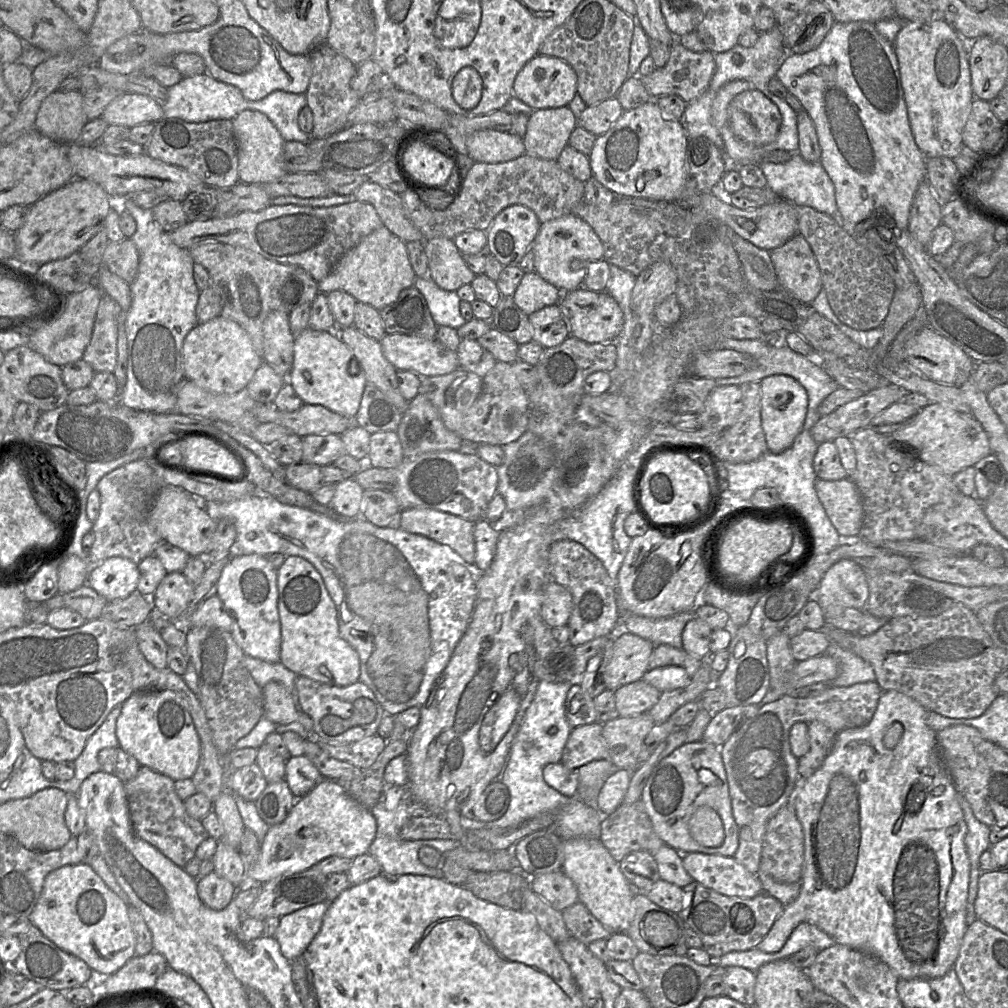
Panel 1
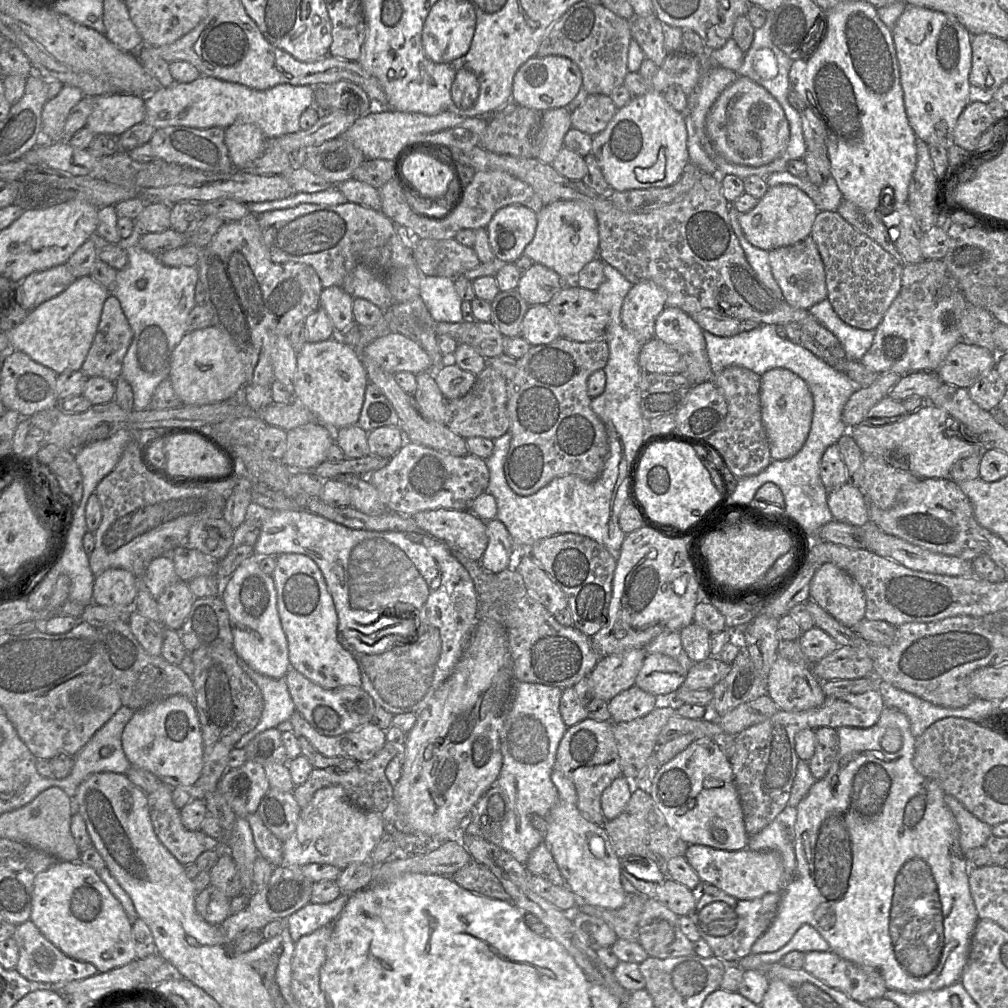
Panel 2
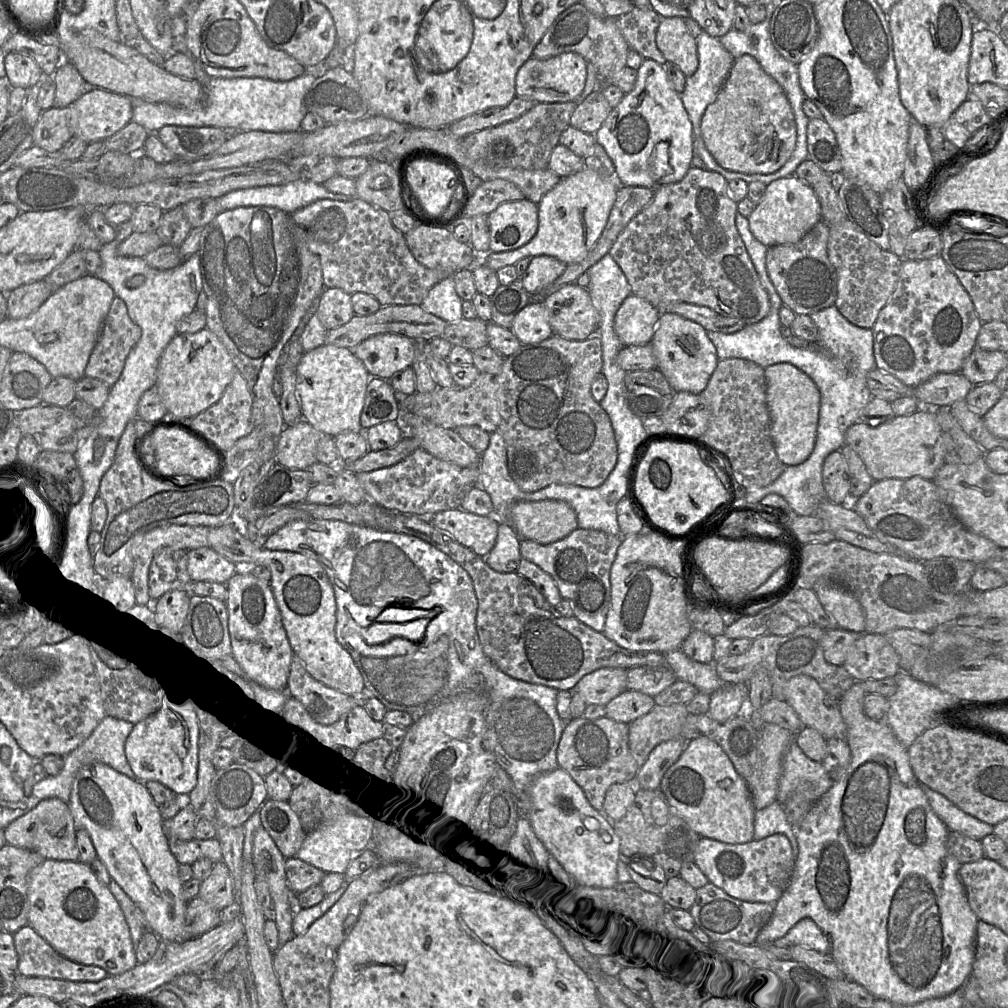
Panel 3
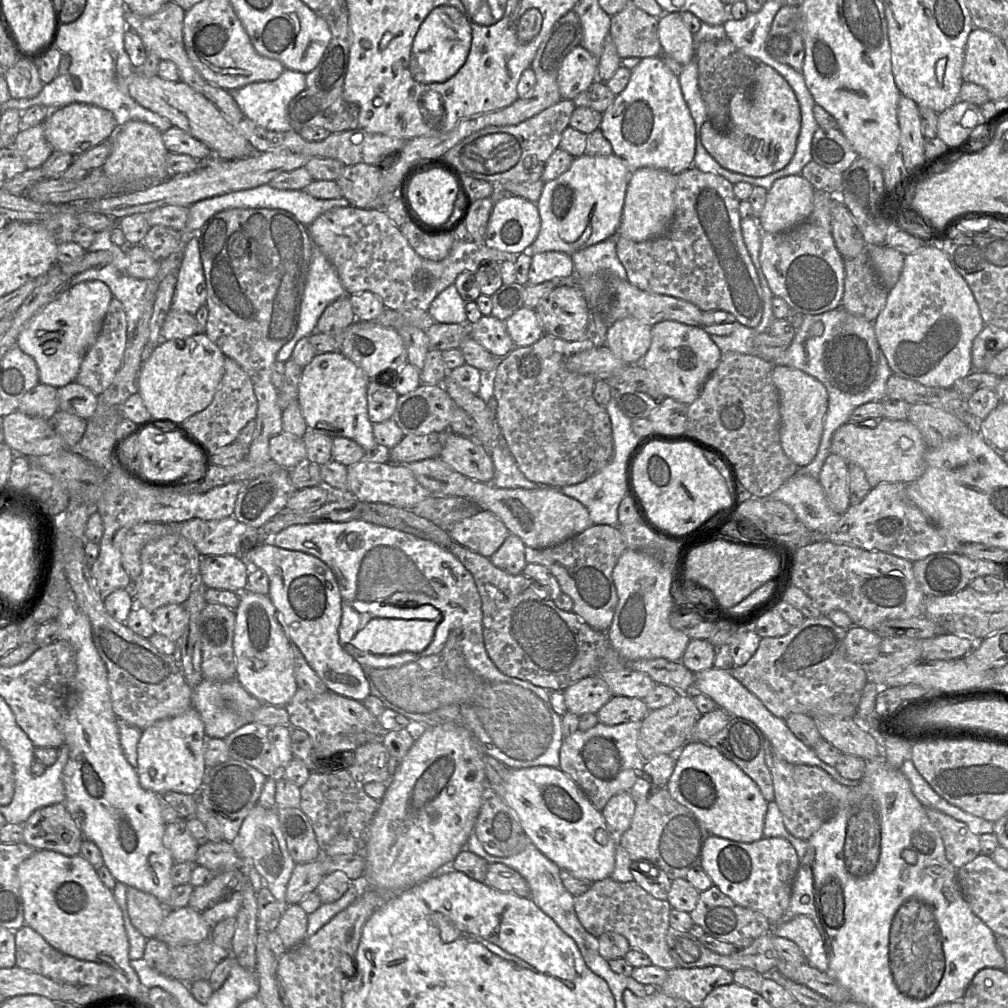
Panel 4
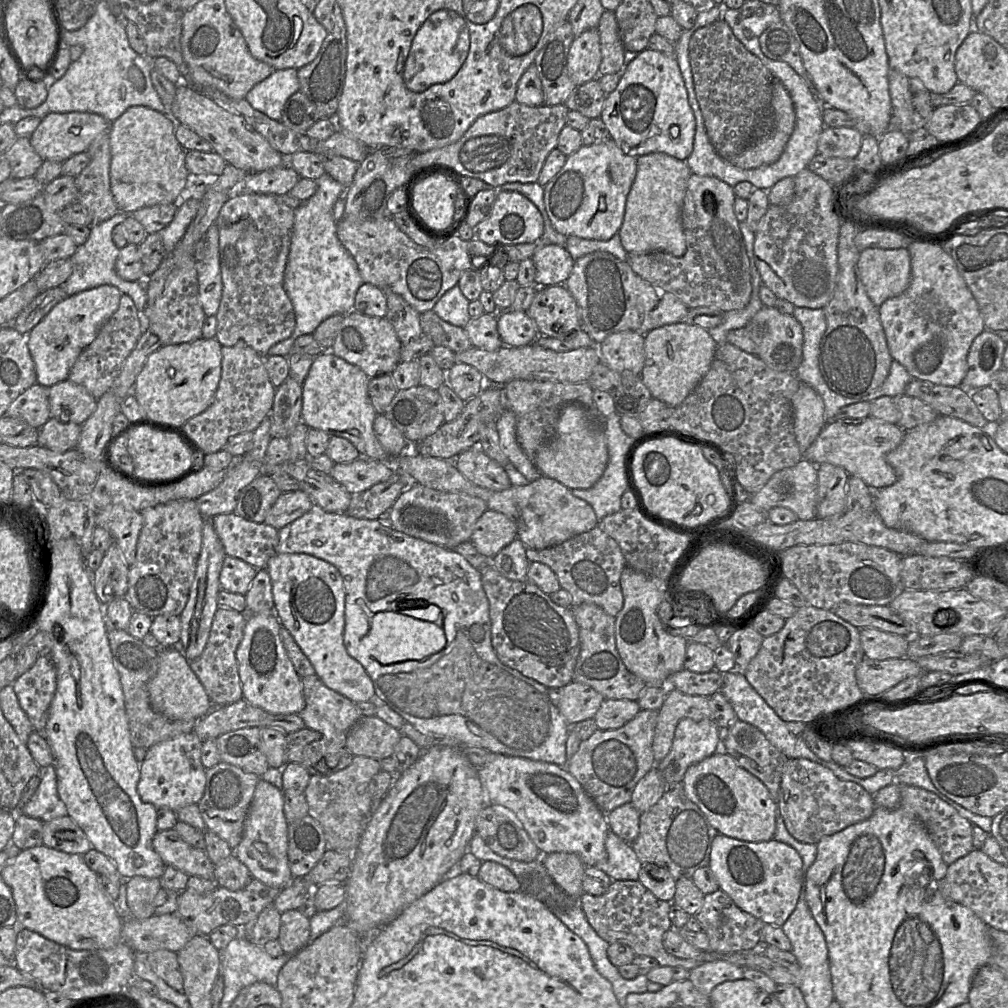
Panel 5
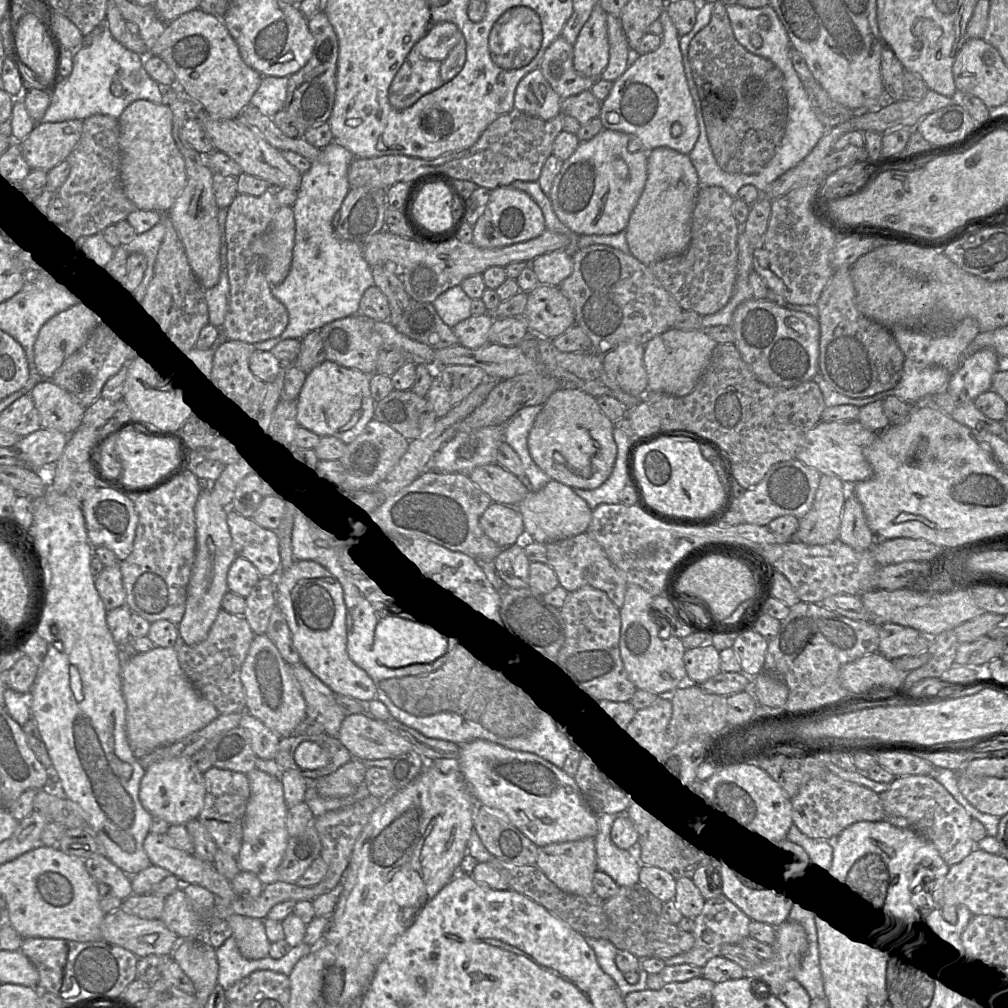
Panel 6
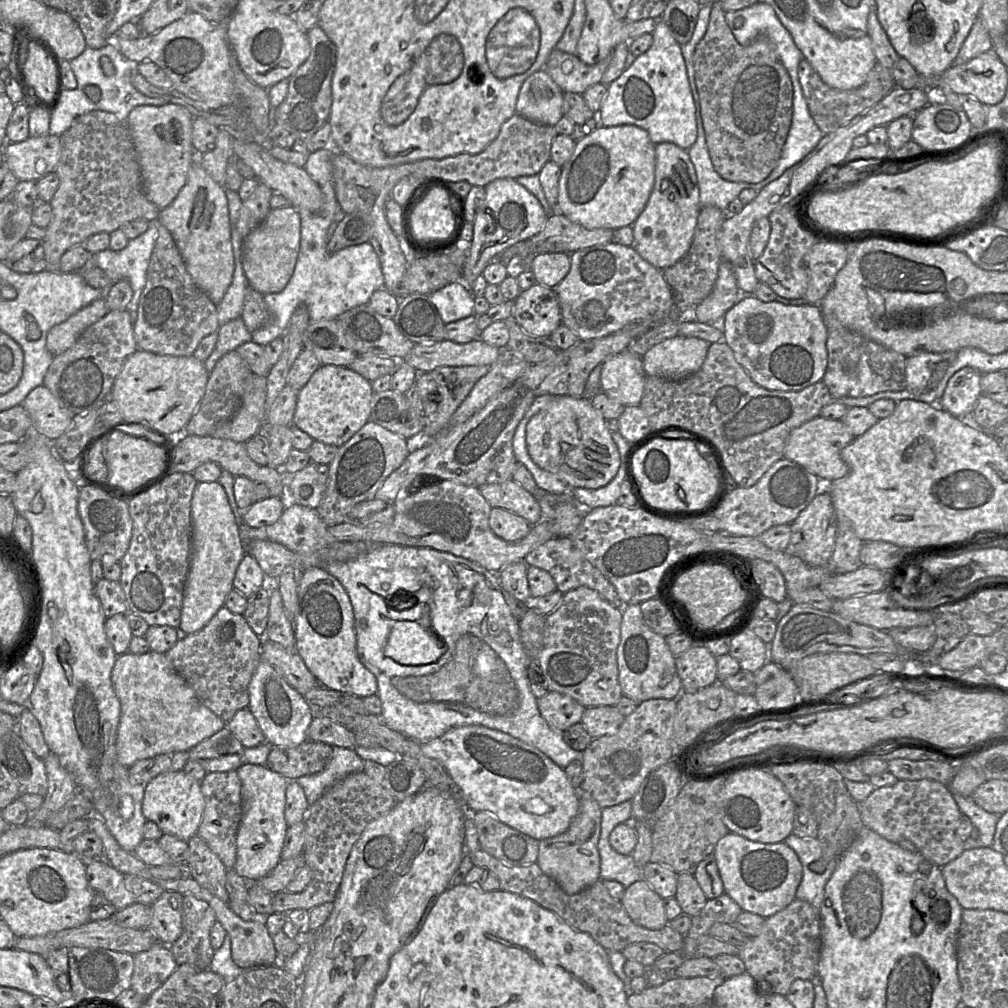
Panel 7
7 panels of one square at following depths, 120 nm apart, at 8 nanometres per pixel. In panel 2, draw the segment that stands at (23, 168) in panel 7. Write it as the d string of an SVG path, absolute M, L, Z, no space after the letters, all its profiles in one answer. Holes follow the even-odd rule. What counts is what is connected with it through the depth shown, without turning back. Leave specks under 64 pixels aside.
M114 93L94 98L94 107L86 127L95 135L119 136L145 119L144 96Z

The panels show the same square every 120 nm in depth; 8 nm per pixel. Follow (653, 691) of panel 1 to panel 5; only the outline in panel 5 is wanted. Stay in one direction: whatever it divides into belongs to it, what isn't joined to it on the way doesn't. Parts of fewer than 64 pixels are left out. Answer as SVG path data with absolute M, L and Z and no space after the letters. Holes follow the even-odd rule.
M605 699L594 716L600 730L614 730L632 720L641 710L637 701L628 699Z

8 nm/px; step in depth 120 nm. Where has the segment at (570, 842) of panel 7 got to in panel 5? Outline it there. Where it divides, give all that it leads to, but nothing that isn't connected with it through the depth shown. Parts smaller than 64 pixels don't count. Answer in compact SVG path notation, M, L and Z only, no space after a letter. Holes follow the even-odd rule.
M566 852L542 854L544 868L554 882L569 896L578 899L583 894L585 865L578 855Z

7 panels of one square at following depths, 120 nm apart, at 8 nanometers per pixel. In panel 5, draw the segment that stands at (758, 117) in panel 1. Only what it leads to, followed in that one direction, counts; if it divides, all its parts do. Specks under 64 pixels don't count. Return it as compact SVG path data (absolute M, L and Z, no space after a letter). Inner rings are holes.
M774 77L772 89L772 123L770 130L731 160L741 169L755 169L775 163L782 155L796 125L796 109L790 93Z

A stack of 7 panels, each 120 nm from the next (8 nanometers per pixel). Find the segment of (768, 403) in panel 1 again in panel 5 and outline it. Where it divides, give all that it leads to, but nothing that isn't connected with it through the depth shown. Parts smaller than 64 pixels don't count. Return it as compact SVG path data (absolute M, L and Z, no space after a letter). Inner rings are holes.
M801 383L792 404L795 437L803 456L826 424L824 402L811 386Z

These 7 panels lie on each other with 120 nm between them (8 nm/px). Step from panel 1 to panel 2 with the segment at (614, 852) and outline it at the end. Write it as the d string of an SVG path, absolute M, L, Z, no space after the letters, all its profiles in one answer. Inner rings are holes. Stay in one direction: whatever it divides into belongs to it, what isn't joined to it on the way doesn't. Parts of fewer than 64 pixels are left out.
M634 787L634 792L623 812L616 818L605 821L603 828L620 859L629 856L649 858L657 864L666 878L668 861L677 856L685 856L689 847L689 844L668 826L650 793L640 788Z

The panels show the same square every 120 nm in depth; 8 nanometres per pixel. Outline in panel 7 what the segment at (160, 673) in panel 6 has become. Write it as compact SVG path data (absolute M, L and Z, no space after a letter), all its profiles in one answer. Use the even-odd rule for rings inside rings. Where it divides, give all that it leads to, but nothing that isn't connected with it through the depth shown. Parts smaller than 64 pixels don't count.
M149 651L139 655L126 652L117 657L111 680L121 705L116 754L118 762L125 767L130 768L138 760L160 754L189 751L226 726L198 699L165 653Z

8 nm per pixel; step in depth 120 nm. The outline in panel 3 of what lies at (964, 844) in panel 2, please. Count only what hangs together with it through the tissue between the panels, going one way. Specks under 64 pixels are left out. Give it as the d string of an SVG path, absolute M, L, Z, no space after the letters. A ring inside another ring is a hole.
M927 786L924 792L934 813L945 823L949 831L955 831L981 841L993 832L993 826L962 811L945 796Z

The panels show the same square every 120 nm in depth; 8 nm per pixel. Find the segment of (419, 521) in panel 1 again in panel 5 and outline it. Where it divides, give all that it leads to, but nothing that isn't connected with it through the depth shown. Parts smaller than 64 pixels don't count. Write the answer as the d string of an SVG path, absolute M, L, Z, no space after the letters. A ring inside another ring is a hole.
M487 509L475 523L470 542L479 553L492 559L516 538L513 521L501 512Z

